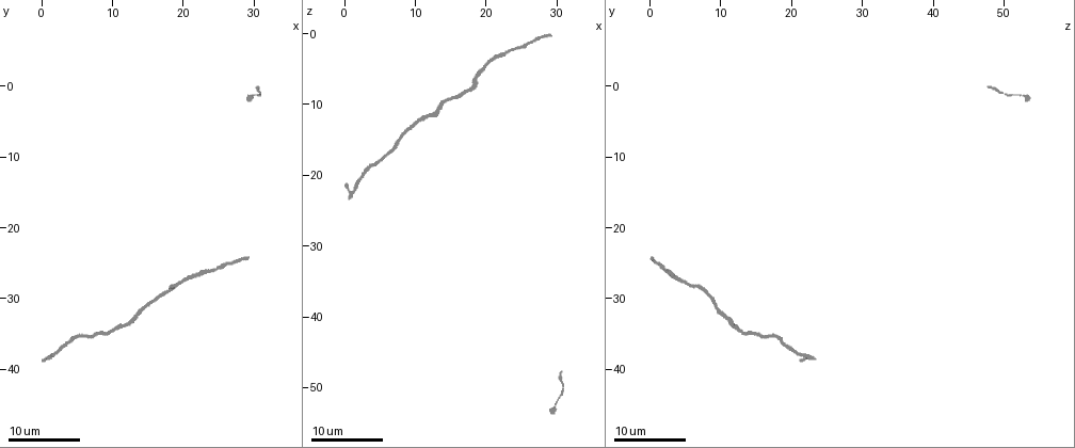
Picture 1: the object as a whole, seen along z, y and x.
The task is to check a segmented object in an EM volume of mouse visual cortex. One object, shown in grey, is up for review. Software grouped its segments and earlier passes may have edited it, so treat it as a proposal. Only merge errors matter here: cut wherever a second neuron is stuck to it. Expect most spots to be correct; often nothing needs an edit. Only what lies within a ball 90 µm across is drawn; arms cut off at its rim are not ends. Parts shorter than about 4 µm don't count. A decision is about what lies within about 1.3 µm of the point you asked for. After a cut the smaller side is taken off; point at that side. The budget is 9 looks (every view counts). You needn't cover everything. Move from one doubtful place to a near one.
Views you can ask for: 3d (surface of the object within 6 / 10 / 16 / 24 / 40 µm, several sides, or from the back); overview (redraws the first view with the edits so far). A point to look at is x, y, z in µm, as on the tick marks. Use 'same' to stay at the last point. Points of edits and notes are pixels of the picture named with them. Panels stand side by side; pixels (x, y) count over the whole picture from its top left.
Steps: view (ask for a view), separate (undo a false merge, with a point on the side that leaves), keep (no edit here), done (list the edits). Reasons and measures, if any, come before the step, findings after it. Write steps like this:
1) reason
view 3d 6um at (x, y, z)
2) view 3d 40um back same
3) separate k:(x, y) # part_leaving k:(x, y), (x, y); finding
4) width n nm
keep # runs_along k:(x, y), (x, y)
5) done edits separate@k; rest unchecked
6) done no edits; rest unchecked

thick turns thin
view 3d 16um at (14.5, 31.5, 9.0)

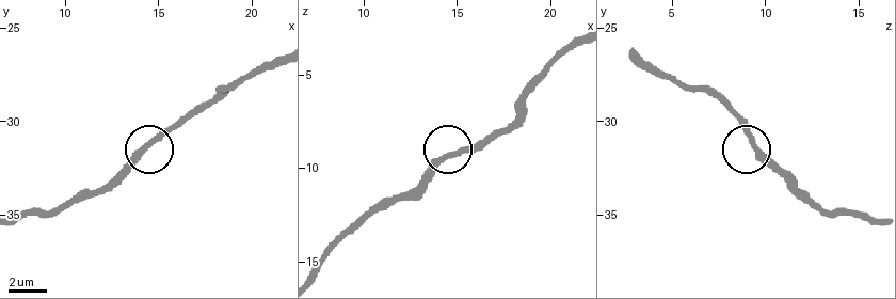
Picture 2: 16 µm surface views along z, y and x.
view 3d 6um at (14.3, 31.3, 9.5)

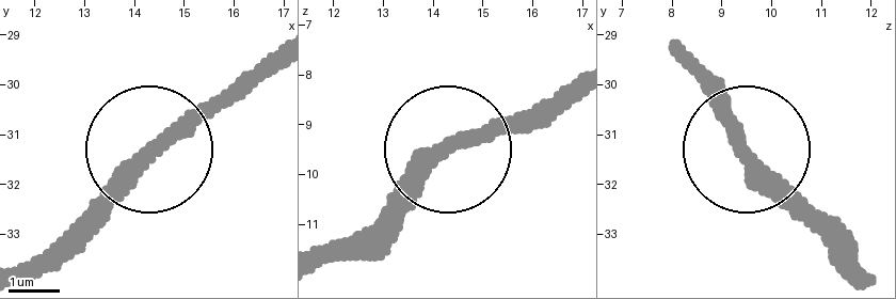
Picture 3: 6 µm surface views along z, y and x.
keep # continuous, no second neuron

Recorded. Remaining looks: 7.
thin neck
view 3d 16um at (2.0, 37.5, 20.5)

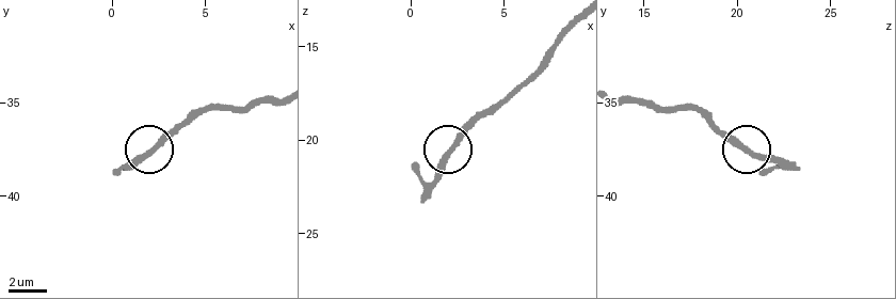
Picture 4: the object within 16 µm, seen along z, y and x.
closer look
view 3d 10um at (2.3, 37.4, 20.4)

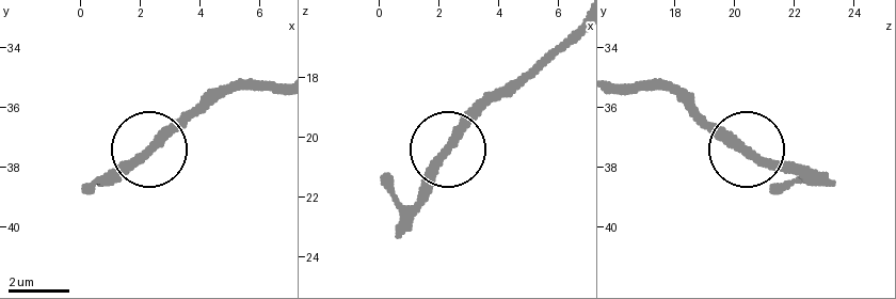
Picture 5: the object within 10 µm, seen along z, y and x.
width 290 nm
keep # runs_along 5:(614, 84), (671, 87), (752, 151), (811, 176); all the same neuron

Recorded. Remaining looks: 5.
view 3d 24um at (18.5, 28.5, 8.0)

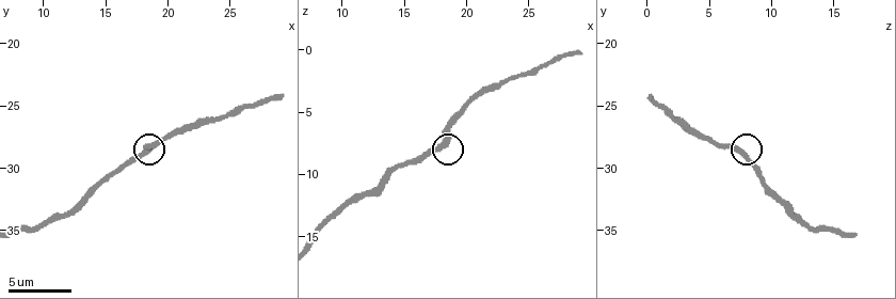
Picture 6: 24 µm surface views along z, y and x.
closer look
view 3d 6um at (18.4, 28.8, 7.8)

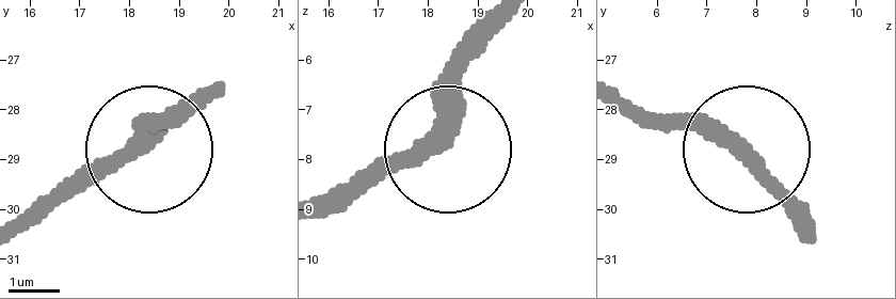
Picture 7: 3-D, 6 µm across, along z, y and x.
keep # runs_along 7:(451, 150), (404, 154), (345, 209); one neuron here

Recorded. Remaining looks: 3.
a narrow waist
view 3d 10um at (24.0, 26.2, 2.2)

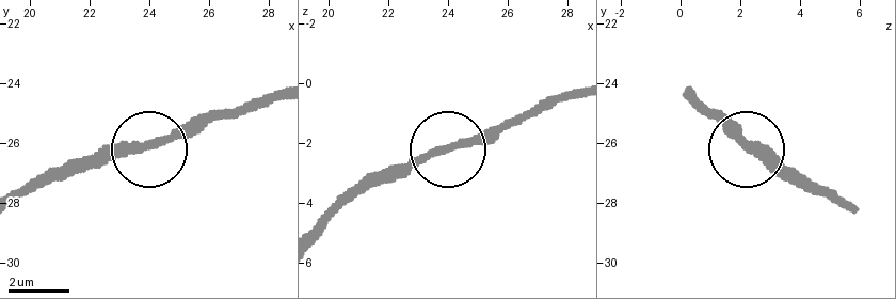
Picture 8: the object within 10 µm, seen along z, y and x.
width 270 nm
keep # runs_along 8:(17, 200), (48, 179), (236, 115); continuous, no second neuron

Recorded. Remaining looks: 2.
done no edits; rest unchecked

